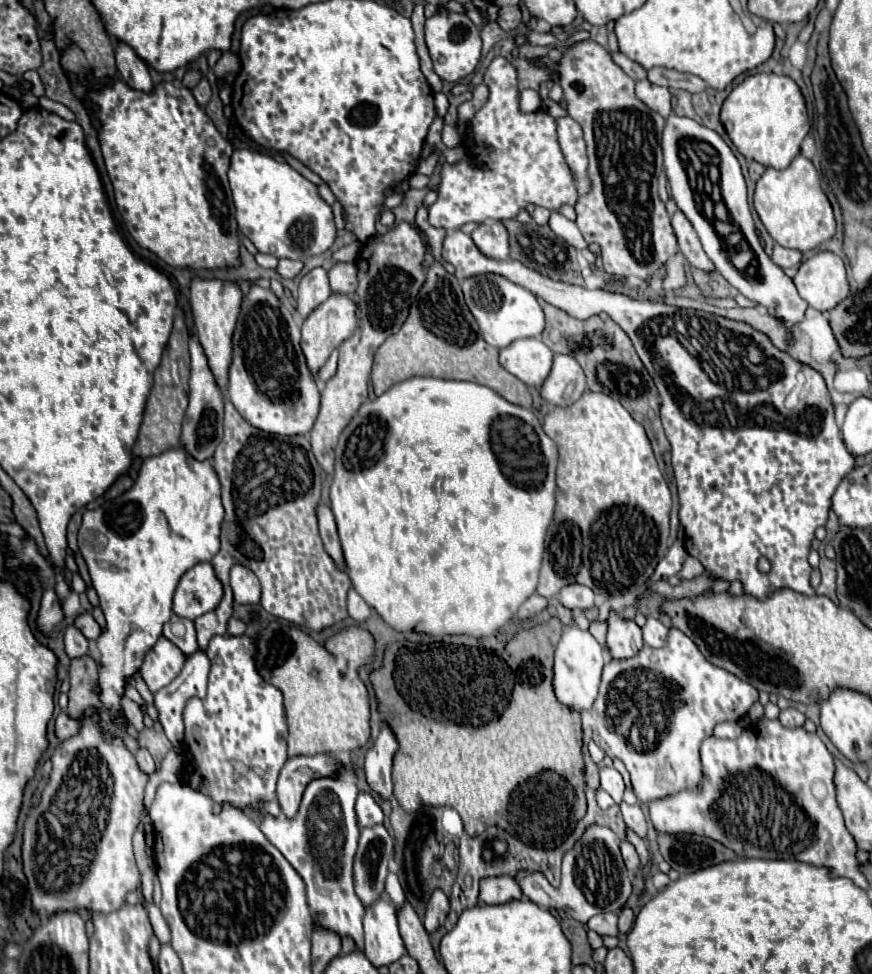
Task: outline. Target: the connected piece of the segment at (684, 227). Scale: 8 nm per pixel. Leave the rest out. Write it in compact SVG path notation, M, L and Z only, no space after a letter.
M682 211L674 213L674 217L672 217L672 229L674 229L676 239L678 239L678 249L684 255L684 259L690 263L690 267L702 269L706 273L716 271L714 263L706 257L706 253L704 253L704 249L700 245L700 239L698 239L698 235L694 231L694 227L690 225L690 221L684 217Z

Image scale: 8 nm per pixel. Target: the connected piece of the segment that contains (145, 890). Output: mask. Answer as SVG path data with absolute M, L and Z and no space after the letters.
M140 821L136 833L134 833L134 855L138 863L139 872L142 873L142 895L146 903L152 903L152 877L155 872L152 871L153 860L146 854L144 849L144 823Z

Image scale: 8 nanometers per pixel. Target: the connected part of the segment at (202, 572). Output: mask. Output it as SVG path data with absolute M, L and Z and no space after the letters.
M198 563L188 569L174 591L174 613L184 619L198 619L214 611L224 597L222 581L216 577L212 563Z

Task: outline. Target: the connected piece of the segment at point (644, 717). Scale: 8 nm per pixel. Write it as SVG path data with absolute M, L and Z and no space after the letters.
M670 629L668 641L662 649L650 649L644 645L638 655L626 661L608 661L602 671L602 683L598 699L592 705L594 717L594 743L614 759L620 759L632 779L634 793L640 801L648 803L654 799L662 799L674 795L682 789L698 787L702 779L702 765L698 757L698 749L704 737L712 735L716 723L722 721L738 721L742 719L750 705L758 701L758 691L744 681L738 681L732 673L710 665L698 653L698 647L678 629Z

